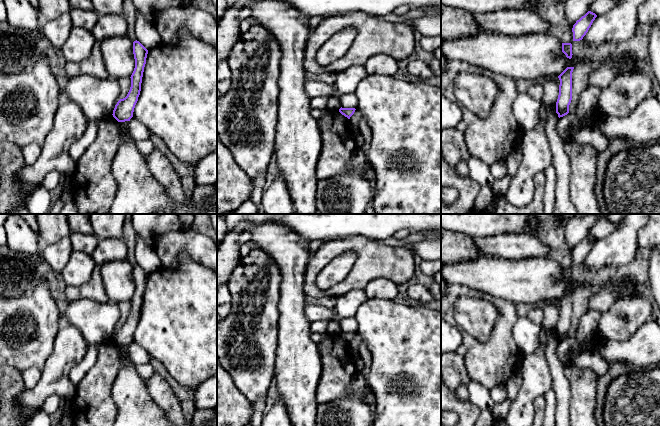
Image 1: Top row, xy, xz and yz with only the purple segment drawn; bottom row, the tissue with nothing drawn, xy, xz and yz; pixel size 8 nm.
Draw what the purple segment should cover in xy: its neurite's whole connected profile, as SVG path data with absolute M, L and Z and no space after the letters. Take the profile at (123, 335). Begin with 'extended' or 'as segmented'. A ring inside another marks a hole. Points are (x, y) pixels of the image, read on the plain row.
as segmented | M133 266L133 278L135 283L135 292L131 299L131 311L127 320L120 323L113 334L113 341L118 346L130 345L133 341L135 329L141 315L141 307L146 288L148 274L139 266Z

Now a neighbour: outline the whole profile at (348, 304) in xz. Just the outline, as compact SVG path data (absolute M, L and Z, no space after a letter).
M353 289L337 297L335 310L339 319L342 320L348 317L355 317L360 305L366 300L368 300L368 297L364 289Z

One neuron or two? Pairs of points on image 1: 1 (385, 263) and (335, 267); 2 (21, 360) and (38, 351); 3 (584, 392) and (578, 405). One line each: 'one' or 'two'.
1: two
2: one
3: one

